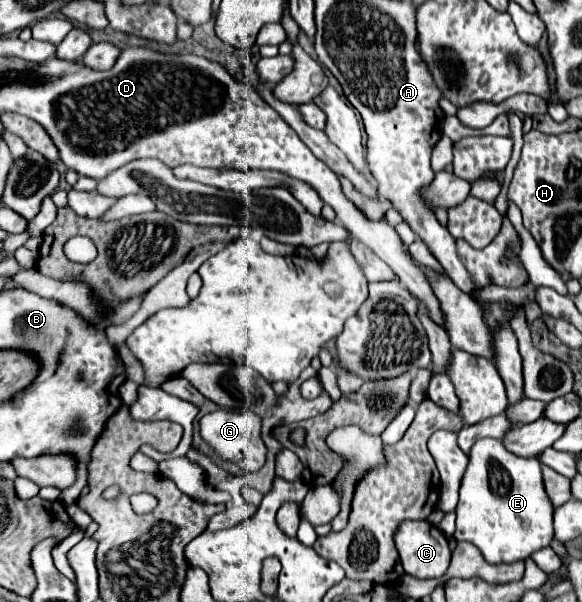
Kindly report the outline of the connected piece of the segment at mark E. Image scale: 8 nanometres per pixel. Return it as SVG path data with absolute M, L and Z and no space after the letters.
M479 439L471 453L461 481L457 513L457 541L469 541L489 563L515 563L549 547L555 537L553 511L543 487L541 463L507 451L499 439Z

